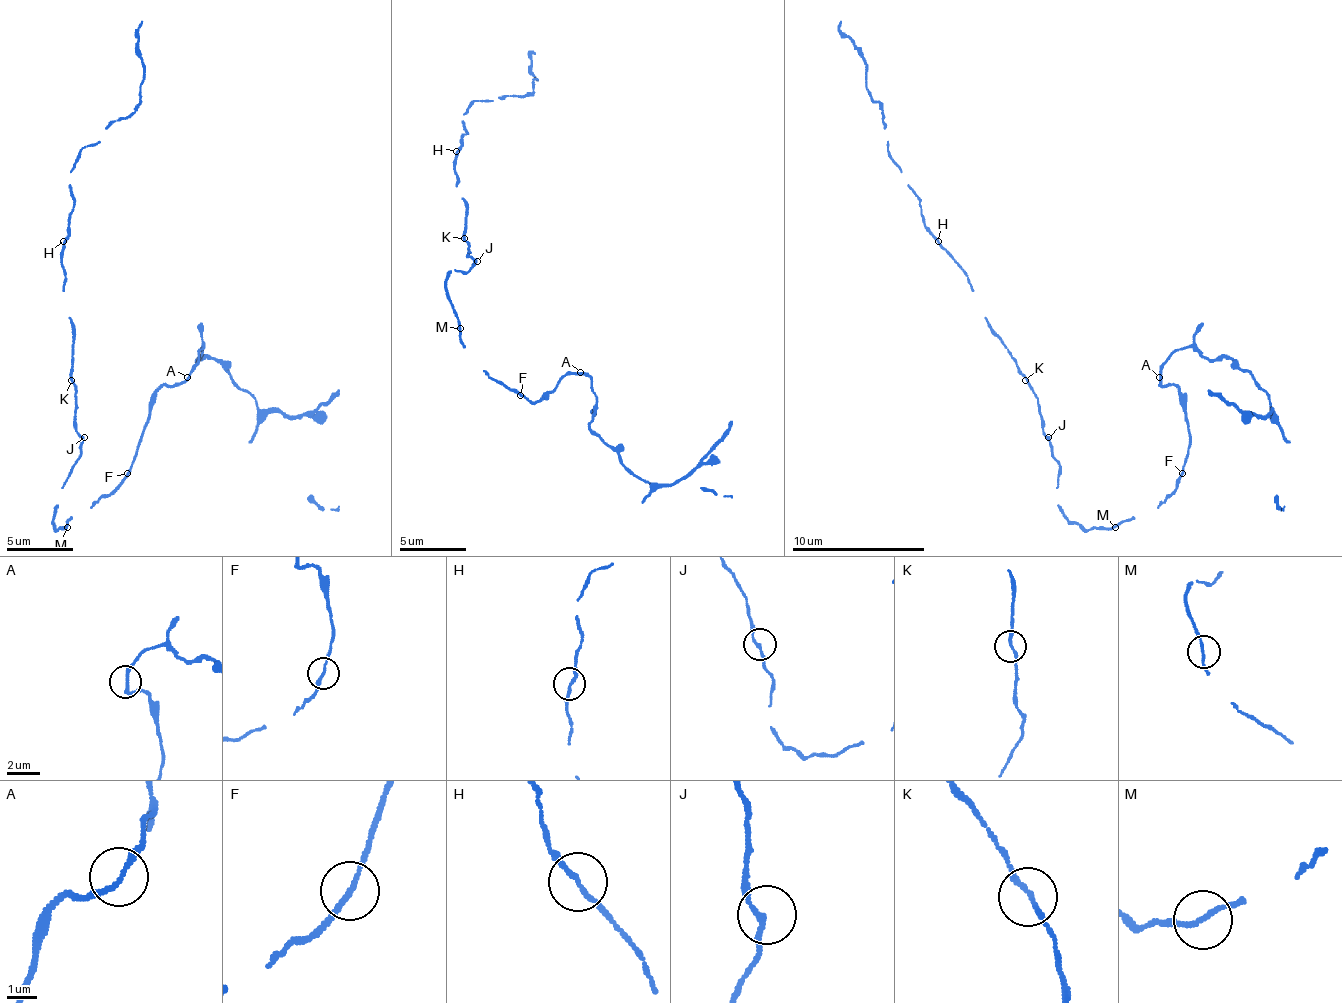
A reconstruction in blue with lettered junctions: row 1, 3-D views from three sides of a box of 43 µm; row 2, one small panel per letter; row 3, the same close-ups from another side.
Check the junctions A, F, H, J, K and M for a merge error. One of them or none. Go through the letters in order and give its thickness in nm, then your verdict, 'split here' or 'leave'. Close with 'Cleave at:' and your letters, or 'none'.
A: 190 nm | leave
F: 160 nm | leave
H: 170 nm | leave
J: 160 nm | leave
K: 170 nm | leave
M: 160 nm | leave
Cleave at: none

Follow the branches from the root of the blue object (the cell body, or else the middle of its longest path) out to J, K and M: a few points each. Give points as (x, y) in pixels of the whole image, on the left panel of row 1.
J: (54, 527), (54, 507), (61, 487), (81, 453), (84, 437)
K: (54, 527), (54, 507), (61, 487), (81, 453), (81, 437), (74, 430), (74, 383), (71, 380)
M: (54, 527), (57, 530), (67, 527)

